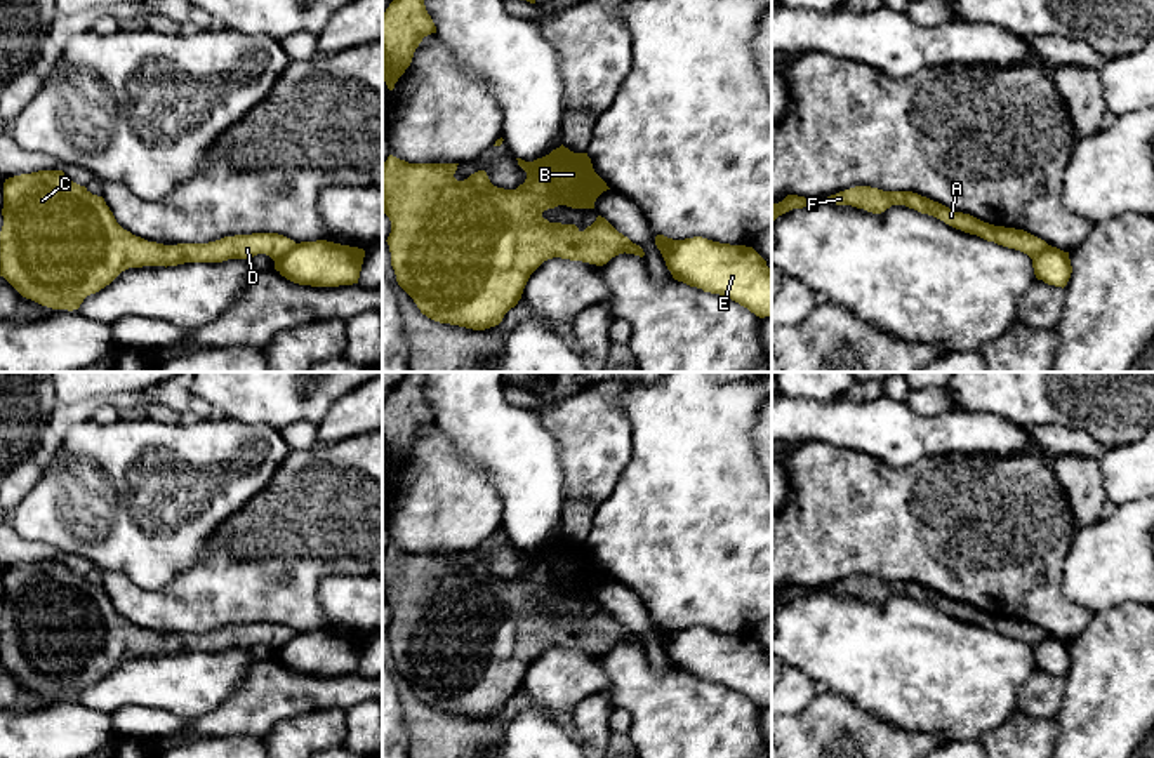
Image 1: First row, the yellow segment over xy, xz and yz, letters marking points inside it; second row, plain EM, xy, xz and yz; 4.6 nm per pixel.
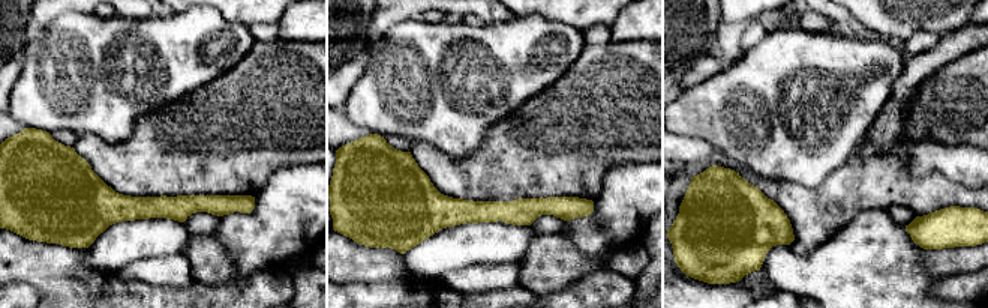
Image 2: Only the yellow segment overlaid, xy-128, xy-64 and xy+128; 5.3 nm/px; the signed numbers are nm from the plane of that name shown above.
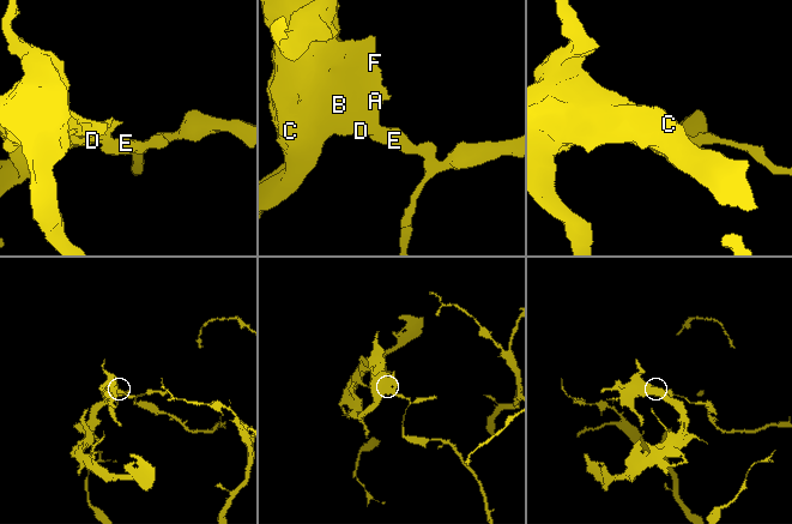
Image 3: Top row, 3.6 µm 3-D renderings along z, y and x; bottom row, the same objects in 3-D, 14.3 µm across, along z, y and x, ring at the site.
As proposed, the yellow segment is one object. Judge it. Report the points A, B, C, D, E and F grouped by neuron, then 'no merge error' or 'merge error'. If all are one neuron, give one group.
groups A B C D F / E; merge error

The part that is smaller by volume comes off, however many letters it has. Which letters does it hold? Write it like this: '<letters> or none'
A, B, C, D, F

